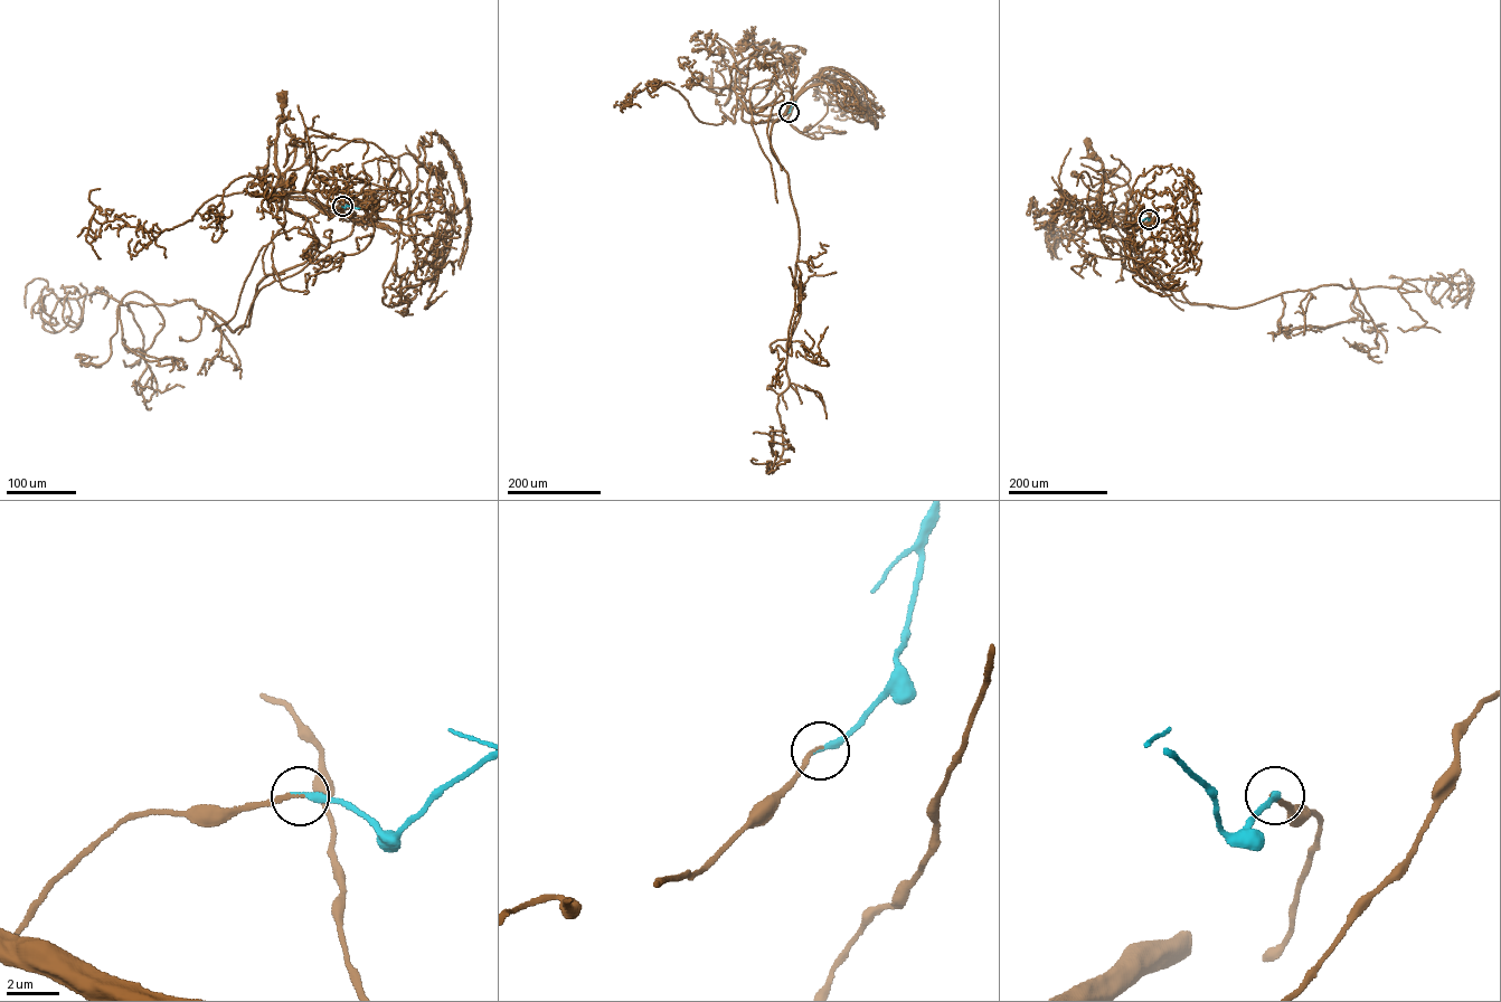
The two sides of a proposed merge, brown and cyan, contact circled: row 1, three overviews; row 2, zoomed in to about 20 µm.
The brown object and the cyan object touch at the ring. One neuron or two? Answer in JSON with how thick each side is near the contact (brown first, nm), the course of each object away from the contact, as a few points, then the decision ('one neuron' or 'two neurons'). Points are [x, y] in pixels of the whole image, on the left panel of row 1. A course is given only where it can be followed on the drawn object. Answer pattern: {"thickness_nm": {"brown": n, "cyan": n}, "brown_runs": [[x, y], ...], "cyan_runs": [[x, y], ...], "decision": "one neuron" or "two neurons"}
{"thickness_nm": {"brown": 130, "cyan": 280}, "brown_runs": [[342, 206], [332, 211], [309, 198], [272, 199], [282, 201], [275, 157], [277, 126], [284, 117], [283, 97]], "cyan_runs": [[342, 206], [359, 208]], "decision": "one neuron"}

